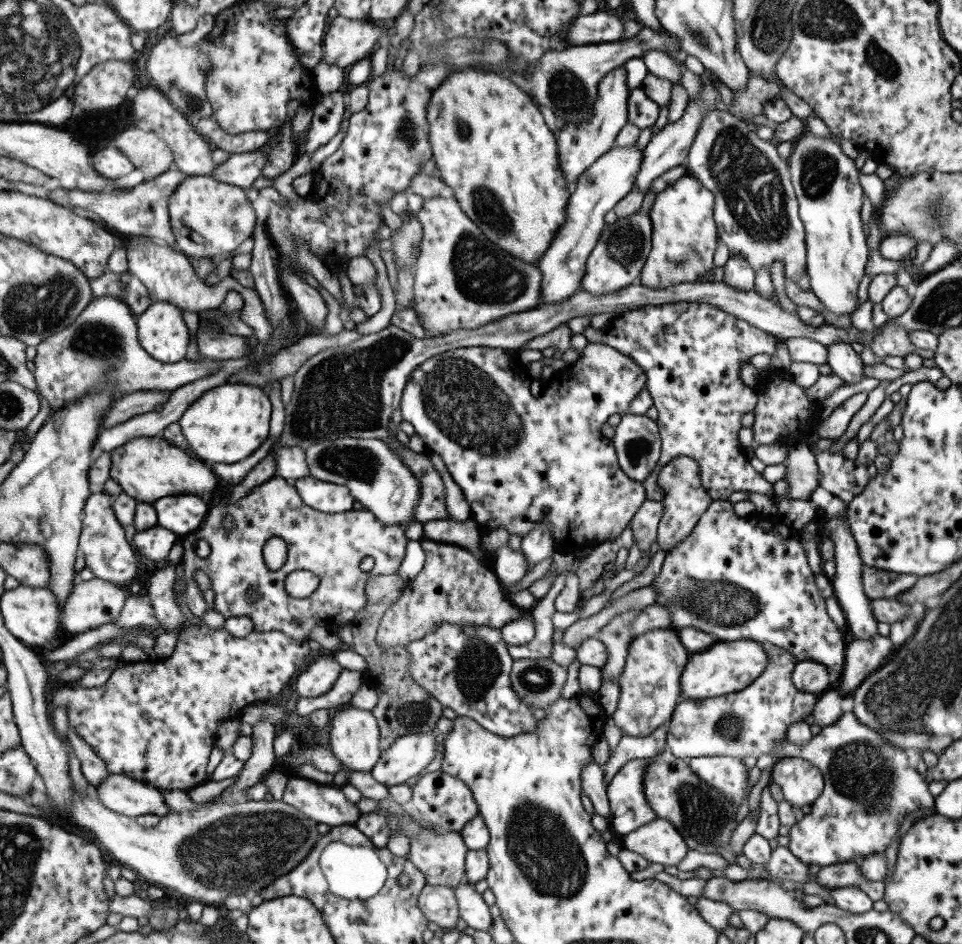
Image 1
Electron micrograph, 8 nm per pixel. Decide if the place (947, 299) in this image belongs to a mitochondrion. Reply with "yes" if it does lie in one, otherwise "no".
yes

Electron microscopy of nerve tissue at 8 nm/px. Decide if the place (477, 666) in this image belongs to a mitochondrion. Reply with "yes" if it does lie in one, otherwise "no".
yes

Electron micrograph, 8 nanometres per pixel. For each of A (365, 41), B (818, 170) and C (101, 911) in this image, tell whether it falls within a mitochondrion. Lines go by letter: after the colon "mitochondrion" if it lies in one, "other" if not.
A: other
B: mitochondrion
C: other

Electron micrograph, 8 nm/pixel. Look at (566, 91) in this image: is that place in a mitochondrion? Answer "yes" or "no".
yes

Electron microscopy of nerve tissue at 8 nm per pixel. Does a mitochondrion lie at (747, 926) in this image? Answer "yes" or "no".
no

